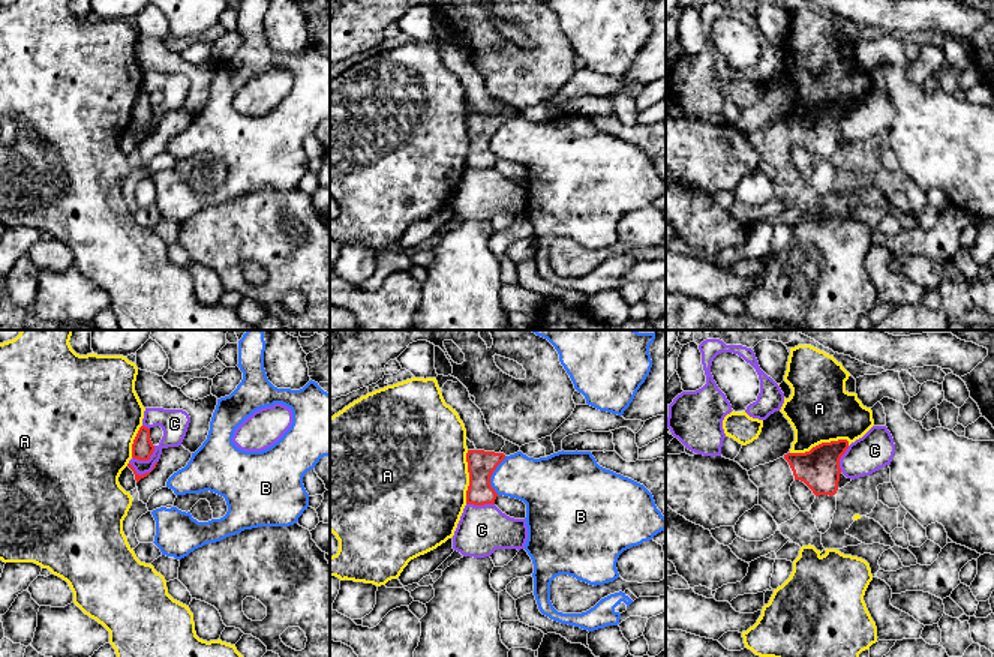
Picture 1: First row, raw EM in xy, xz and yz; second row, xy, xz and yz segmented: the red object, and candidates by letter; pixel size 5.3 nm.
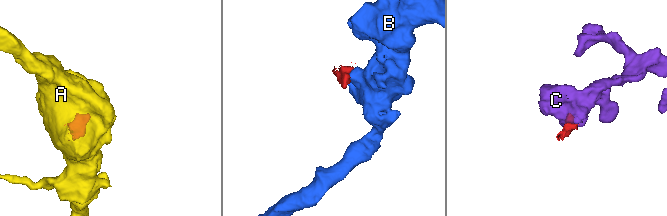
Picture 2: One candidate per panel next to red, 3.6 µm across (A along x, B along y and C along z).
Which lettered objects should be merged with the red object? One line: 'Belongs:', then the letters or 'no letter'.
Belongs: no letter

